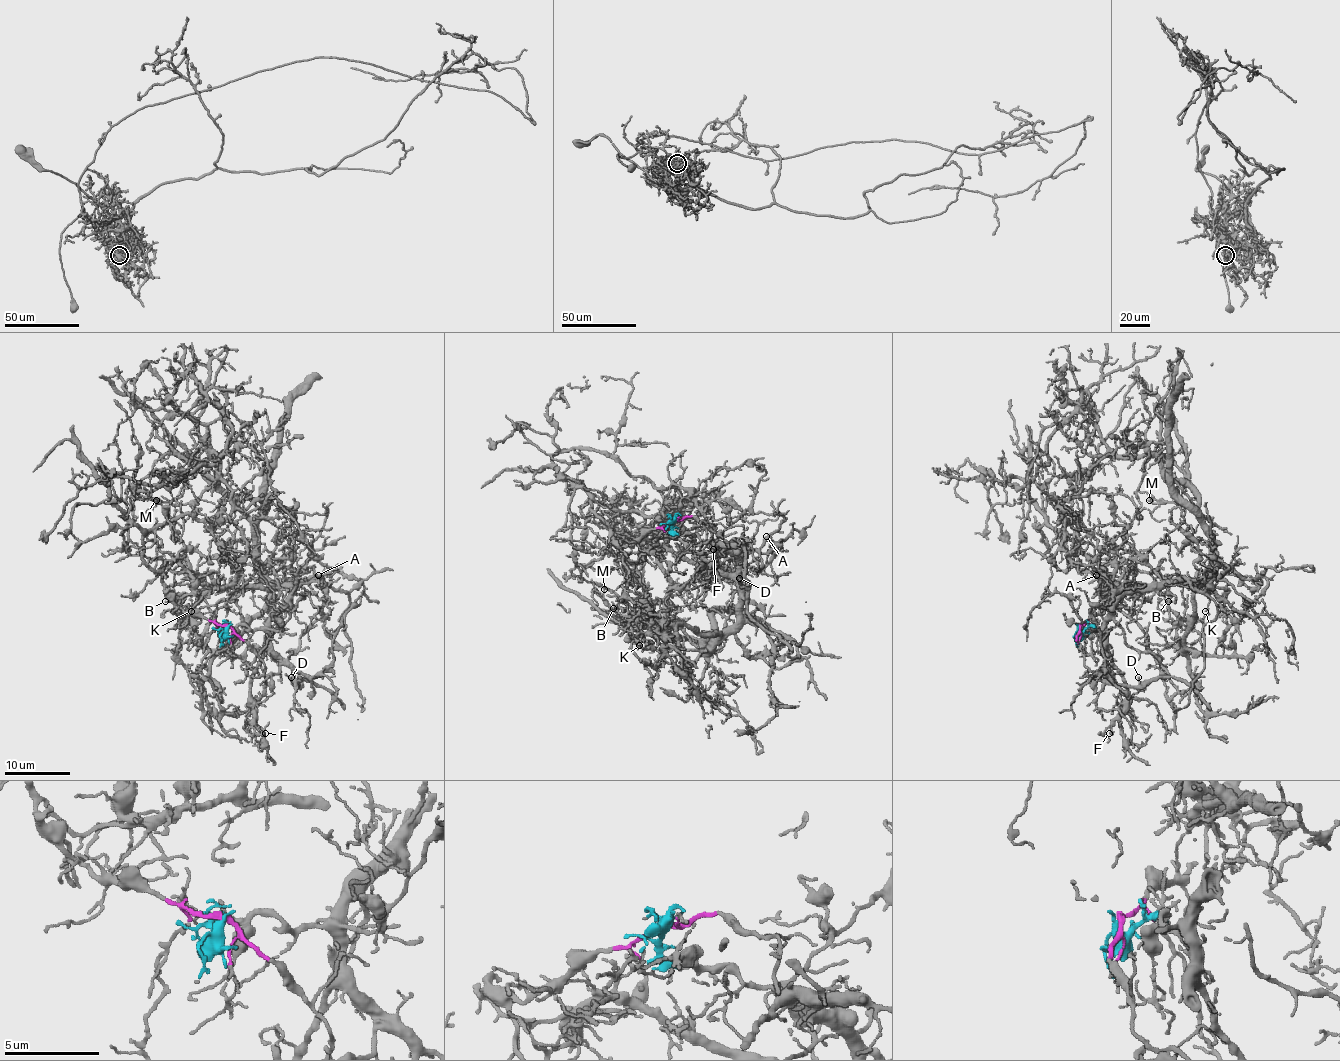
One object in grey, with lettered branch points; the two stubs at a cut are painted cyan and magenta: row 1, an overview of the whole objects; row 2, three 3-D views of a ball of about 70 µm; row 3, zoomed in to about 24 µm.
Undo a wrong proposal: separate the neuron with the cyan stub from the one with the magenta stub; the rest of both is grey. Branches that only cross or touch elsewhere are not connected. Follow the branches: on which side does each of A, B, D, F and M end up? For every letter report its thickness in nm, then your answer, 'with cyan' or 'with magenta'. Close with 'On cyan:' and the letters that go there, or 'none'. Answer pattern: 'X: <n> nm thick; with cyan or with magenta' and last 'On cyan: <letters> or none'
A: 130 nm thick; with cyan
B: 80 nm thick; with cyan
D: 120 nm thick; with cyan
F: 110 nm thick; with cyan
M: 130 nm thick; with cyan
On cyan: A, B, D, F, M

